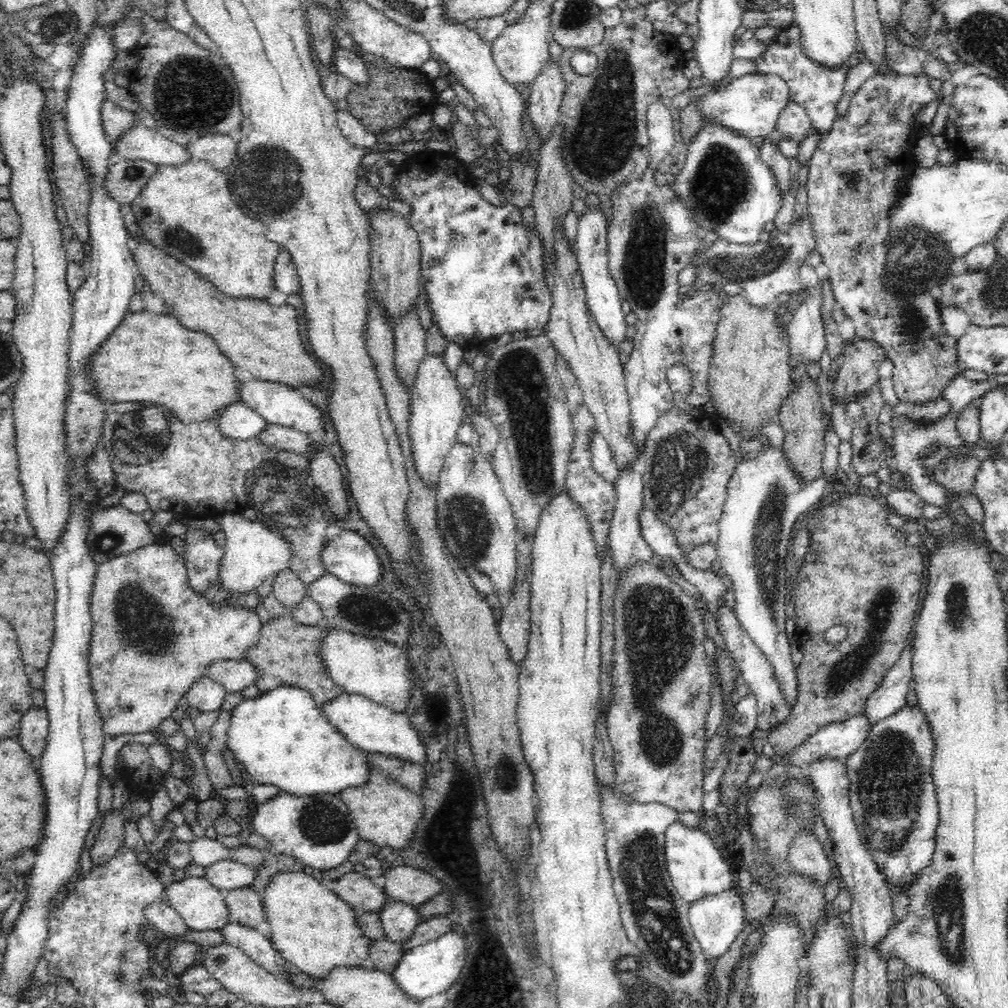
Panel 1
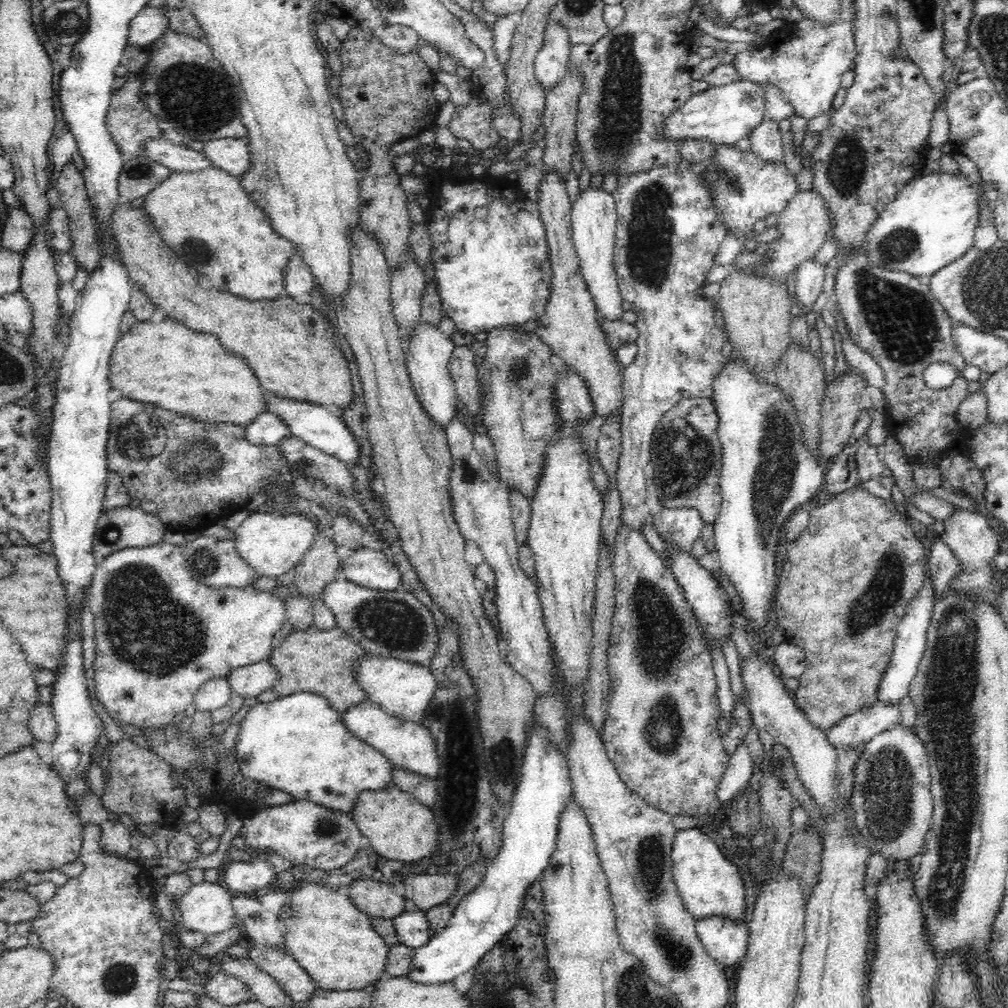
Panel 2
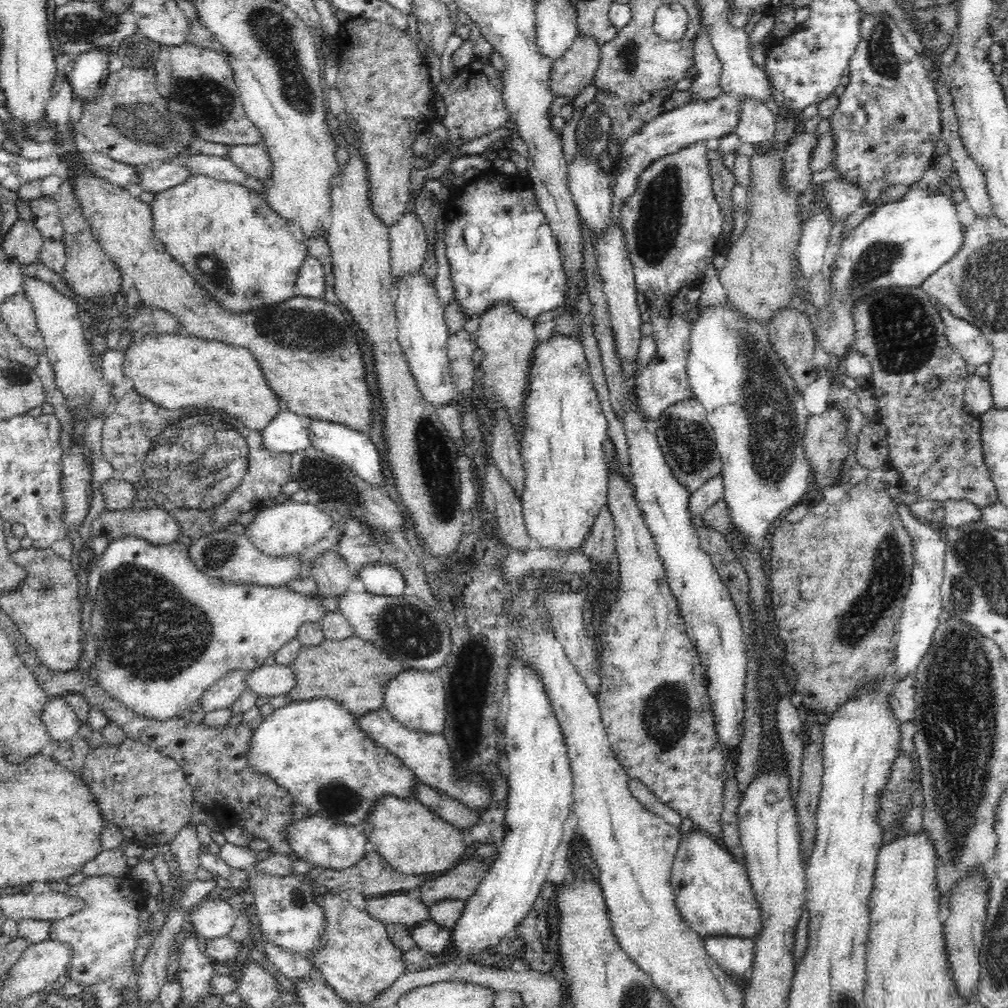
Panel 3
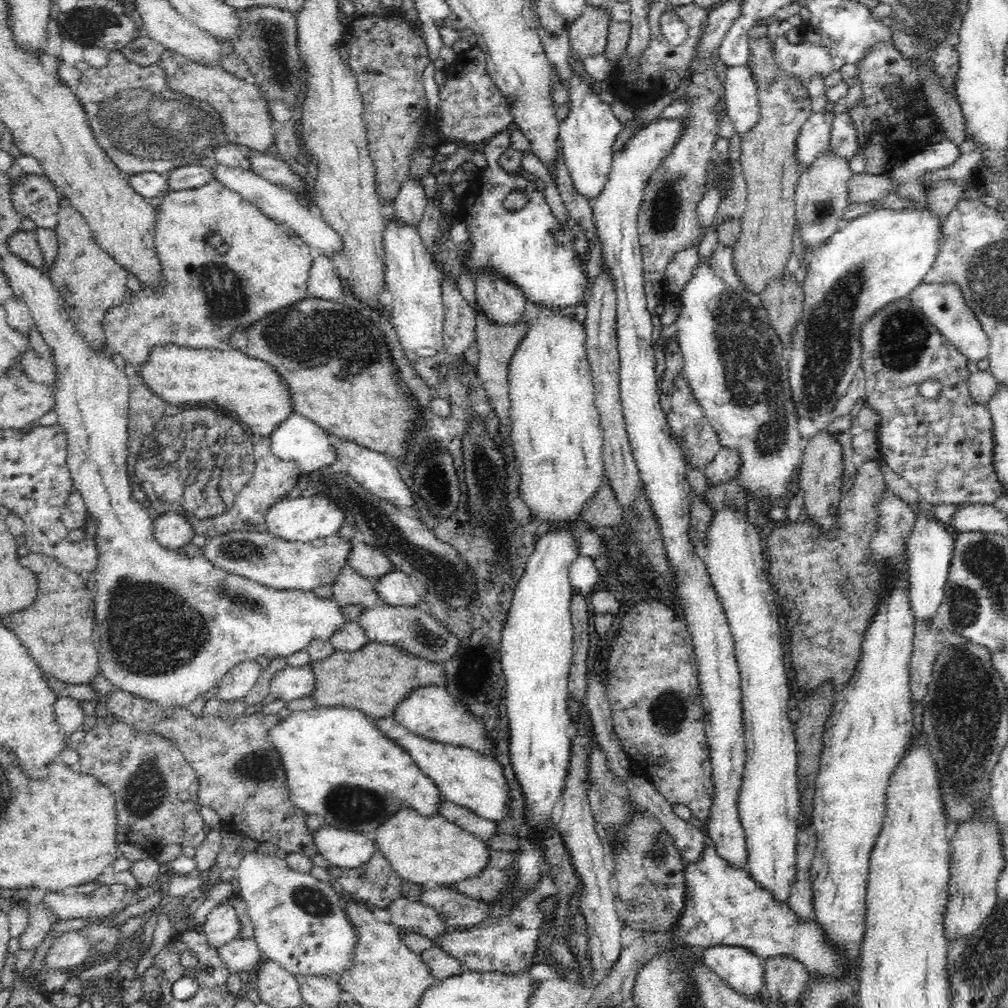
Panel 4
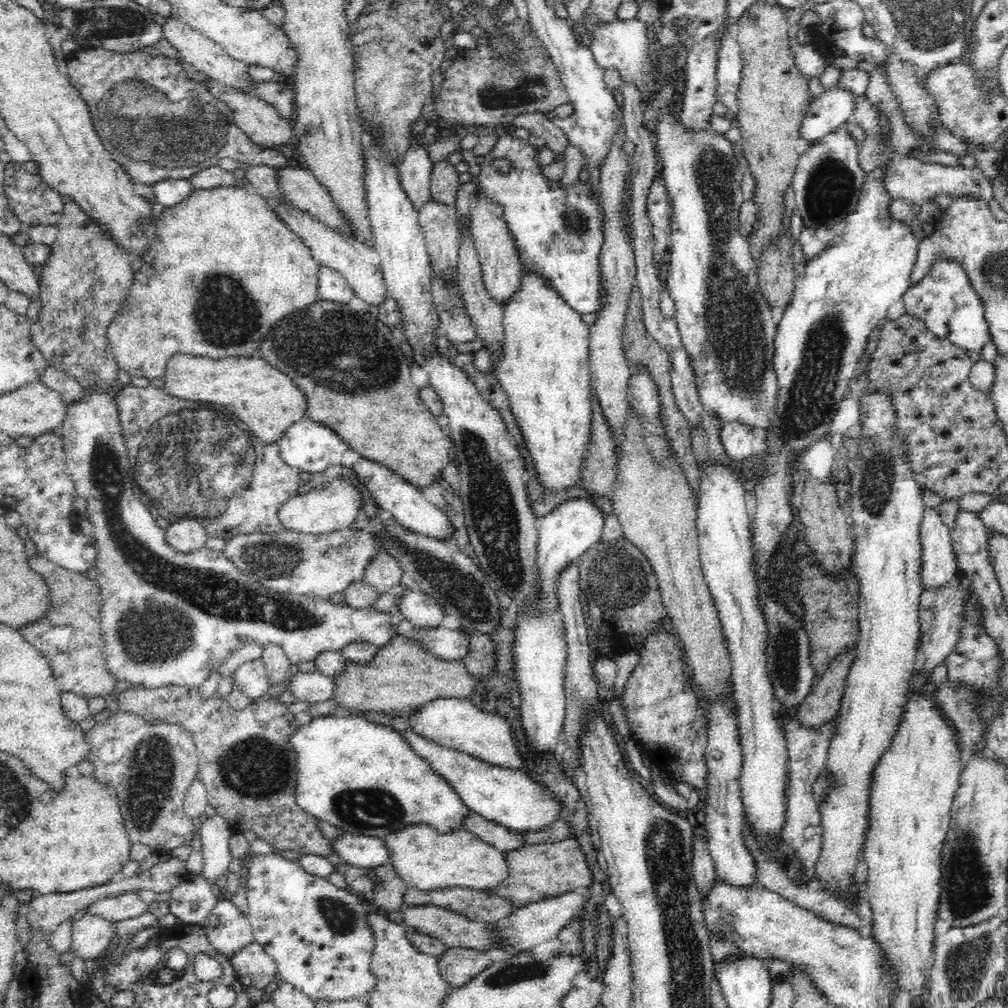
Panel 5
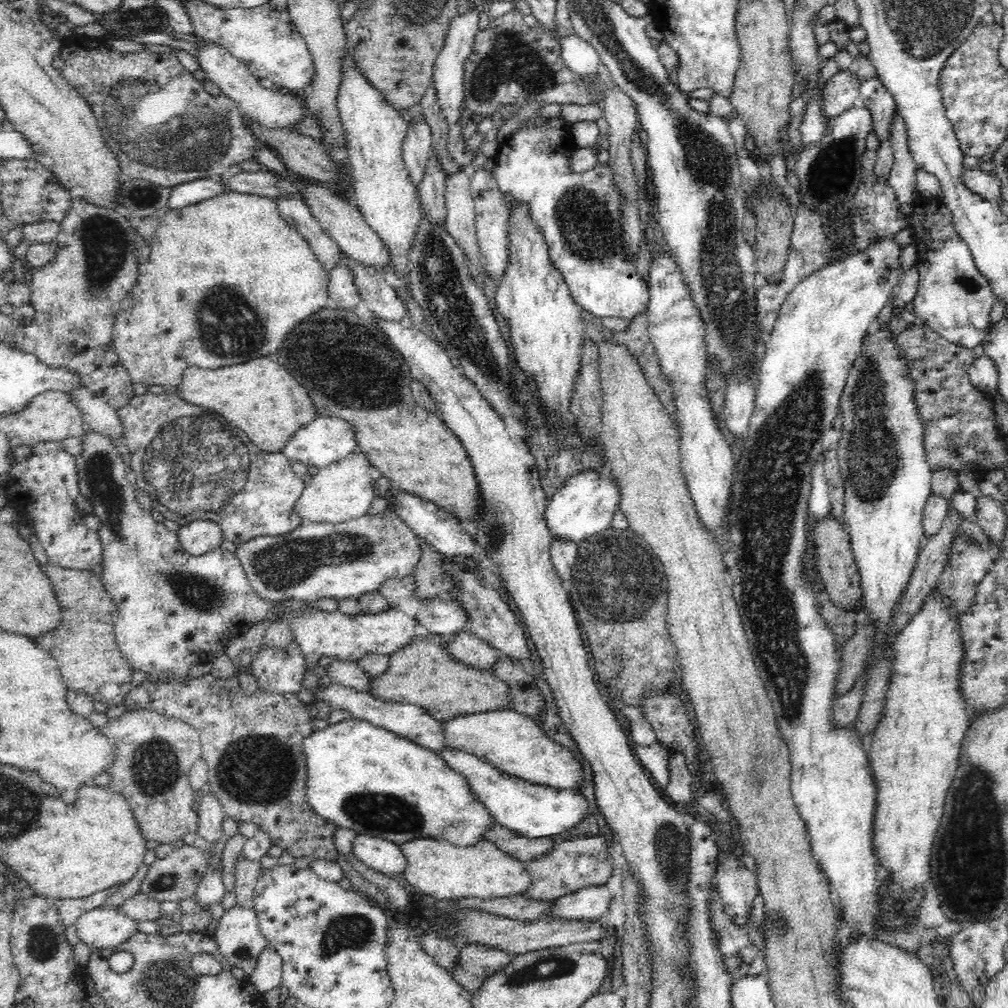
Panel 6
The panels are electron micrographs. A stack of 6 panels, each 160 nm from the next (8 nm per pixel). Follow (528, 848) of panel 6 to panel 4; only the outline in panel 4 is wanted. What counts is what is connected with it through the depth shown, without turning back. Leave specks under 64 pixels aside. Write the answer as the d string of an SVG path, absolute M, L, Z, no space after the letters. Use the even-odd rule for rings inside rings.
M445 800L440 815L445 820L452 824L457 824L460 828L466 829L483 841L497 834L495 830L497 829L498 822L482 819L468 808L459 807L454 802Z

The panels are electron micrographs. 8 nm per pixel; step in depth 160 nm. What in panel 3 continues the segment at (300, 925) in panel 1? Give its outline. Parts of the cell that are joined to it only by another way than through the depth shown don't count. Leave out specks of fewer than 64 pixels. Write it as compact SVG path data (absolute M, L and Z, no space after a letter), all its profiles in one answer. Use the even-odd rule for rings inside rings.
M324 891L320 904L324 905L328 924L322 948L310 958L313 967L321 972L320 978L334 989L341 1000L362 1006L374 1004L386 988L406 974L404 951L392 944L385 923L353 906L350 901L344 901L333 891Z

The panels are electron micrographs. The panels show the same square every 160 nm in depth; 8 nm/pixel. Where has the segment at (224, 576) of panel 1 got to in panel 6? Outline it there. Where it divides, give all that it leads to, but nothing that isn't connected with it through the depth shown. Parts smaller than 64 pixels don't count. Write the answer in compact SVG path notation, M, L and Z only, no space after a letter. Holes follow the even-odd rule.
M348 454L342 460L334 461L319 468L317 474L312 476L304 487L300 498L297 500L295 512L300 515L302 522L338 522L357 519L364 516L374 500L374 480L366 474L366 468L372 461L368 455Z

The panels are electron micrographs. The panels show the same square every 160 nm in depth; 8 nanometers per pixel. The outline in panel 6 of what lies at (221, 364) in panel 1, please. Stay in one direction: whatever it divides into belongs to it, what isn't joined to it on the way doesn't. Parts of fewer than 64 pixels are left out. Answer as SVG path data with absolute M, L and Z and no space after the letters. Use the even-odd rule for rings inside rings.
M270 356L230 368L218 368L214 372L202 372L202 368L190 367L182 375L177 389L177 396L186 403L203 406L224 416L227 424L234 424L262 452L280 452L299 428L318 416L306 388L300 386L282 368L282 364Z

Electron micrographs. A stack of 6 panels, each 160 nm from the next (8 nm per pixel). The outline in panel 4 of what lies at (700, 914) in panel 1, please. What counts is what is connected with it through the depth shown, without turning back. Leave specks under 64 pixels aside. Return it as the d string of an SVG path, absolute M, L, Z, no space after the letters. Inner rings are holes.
M708 947L705 948L704 962L722 979L730 990L756 999L762 988L764 963L762 957L754 955L748 948Z

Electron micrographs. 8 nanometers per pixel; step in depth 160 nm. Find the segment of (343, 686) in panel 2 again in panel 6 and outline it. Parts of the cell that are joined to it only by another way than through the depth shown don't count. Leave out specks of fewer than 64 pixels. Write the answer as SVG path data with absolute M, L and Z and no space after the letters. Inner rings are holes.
M421 631L412 643L389 655L389 667L385 672L371 676L371 695L390 703L416 704L437 720L446 722L458 716L510 710L512 701L508 681L492 675L490 670L483 671L462 664L442 648L440 638L447 636Z

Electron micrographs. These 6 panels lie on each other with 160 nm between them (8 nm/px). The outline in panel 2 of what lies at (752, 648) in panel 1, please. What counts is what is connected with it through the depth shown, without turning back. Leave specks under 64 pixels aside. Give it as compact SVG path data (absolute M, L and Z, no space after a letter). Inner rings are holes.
M753 650L750 658L747 658L740 667L750 702L749 709L753 725L759 733L764 749L770 750L776 744L788 749L804 789L816 801L822 816L828 816L832 802L834 802L834 776L836 776L838 760L836 748L832 747L826 739L826 730L820 730L808 722L808 719L796 706L791 692L782 682L782 677L776 677L770 659L762 659L762 656Z

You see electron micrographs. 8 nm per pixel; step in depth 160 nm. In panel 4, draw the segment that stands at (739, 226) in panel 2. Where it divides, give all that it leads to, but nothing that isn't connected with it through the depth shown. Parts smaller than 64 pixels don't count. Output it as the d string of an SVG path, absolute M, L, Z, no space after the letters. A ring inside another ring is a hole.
M822 109L813 112L808 120L801 126L800 134L797 136L797 159L801 167L808 168L820 152L829 148L830 135L833 130L833 110Z

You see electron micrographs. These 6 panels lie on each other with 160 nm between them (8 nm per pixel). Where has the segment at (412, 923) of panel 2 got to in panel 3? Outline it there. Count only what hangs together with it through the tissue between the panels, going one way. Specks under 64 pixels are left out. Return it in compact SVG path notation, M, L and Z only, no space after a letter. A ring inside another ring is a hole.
M432 919L425 920L420 926L412 927L409 933L412 935L415 946L436 956L448 956L448 952L454 946L454 933L452 929L446 929L436 924Z

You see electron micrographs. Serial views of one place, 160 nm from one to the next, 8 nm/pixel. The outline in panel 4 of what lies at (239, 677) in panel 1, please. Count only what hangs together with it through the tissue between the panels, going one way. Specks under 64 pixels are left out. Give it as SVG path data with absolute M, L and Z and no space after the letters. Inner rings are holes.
M304 665L303 667L291 667L279 670L270 681L269 693L282 702L290 702L296 698L311 696L316 686L313 669Z

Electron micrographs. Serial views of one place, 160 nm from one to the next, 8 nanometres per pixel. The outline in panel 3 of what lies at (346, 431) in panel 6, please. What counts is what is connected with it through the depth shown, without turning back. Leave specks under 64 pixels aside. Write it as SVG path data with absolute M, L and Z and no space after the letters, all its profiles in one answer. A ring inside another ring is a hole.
M282 408L278 414L270 420L268 426L261 431L263 445L274 453L292 454L294 451L299 451L311 446L309 439L309 419L306 415L299 415Z

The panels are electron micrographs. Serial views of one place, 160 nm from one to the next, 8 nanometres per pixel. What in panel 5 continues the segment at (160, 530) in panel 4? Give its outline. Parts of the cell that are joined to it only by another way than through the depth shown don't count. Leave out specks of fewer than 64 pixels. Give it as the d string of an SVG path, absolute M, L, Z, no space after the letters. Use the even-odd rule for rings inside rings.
M179 517L177 522L165 528L165 534L169 538L170 547L183 553L206 547L209 537L208 528L201 523L201 519L193 517Z

